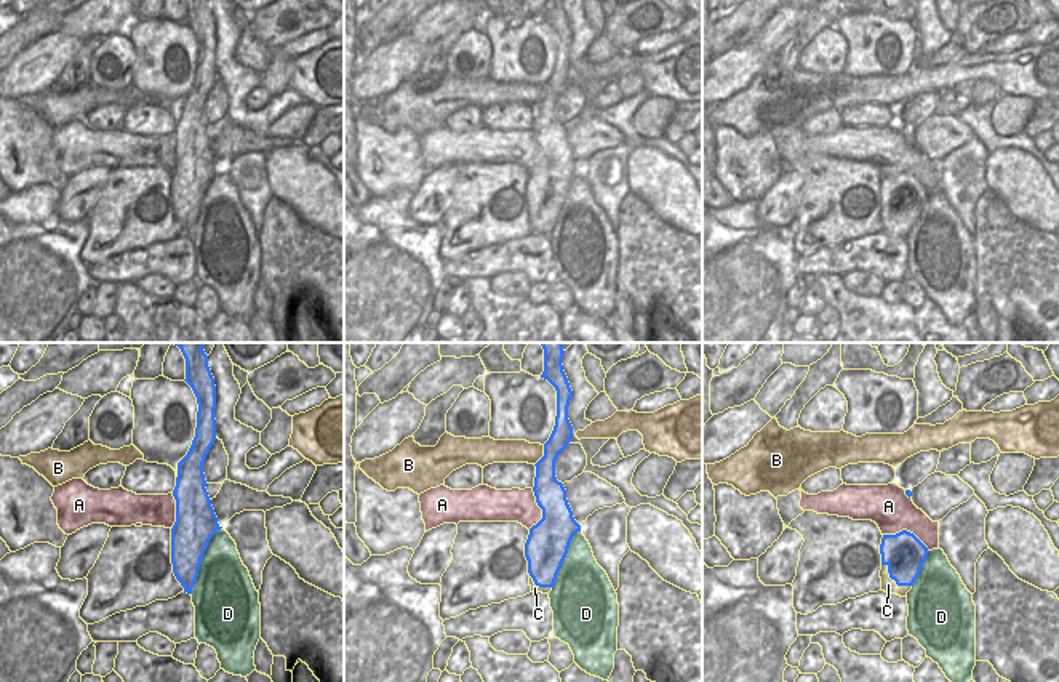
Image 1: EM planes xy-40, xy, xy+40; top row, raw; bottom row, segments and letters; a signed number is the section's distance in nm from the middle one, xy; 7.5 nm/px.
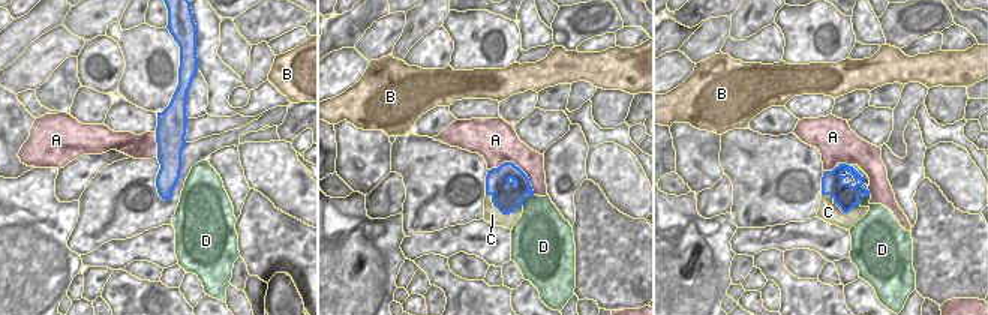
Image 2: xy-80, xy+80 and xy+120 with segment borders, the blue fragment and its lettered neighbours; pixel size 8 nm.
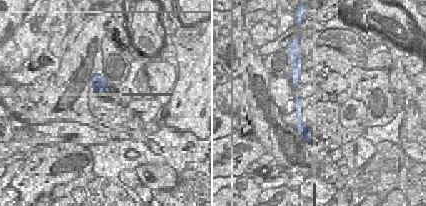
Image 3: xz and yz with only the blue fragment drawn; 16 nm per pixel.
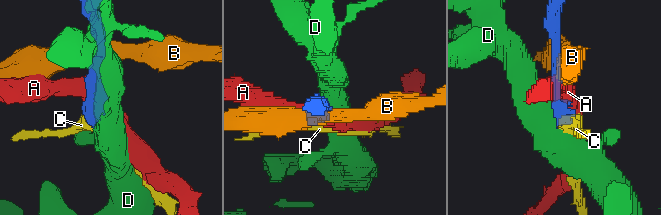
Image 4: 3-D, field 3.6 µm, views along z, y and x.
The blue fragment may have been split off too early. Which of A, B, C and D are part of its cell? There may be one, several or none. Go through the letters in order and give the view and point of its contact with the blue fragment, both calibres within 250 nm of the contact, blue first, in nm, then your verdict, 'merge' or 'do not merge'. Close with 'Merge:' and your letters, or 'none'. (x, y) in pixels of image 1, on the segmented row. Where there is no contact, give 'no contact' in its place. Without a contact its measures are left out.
A: meets blue in xy+40 at (906, 530); 320 nm thick on the blue side, 320 nm on the other; do not merge
B: meets blue in xy at (544, 455); 190 nm thick on the blue side, 170 nm on the other; do not merge
C: meets blue in xy+40 at (893, 578); 320 nm thick on the blue side, 110 nm on the other; merge
D: meets blue in xy-40 at (200, 561); 300 nm thick on the blue side, 420 nm on the other; do not merge
Merge: C

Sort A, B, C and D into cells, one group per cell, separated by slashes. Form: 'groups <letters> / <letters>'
groups A / B / C / D

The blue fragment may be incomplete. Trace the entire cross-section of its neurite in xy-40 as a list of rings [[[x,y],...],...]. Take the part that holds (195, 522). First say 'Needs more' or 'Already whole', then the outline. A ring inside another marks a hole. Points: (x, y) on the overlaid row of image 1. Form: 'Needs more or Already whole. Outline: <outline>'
Already whole. Outline: [[[171,343],[186,359],[186,383],[192,387],[198,411],[195,437],[187,455],[178,463],[173,496],[176,522],[171,528],[171,564],[184,592],[192,594],[202,557],[213,535],[222,527],[205,488],[203,463],[216,440],[216,386],[203,343]]]

